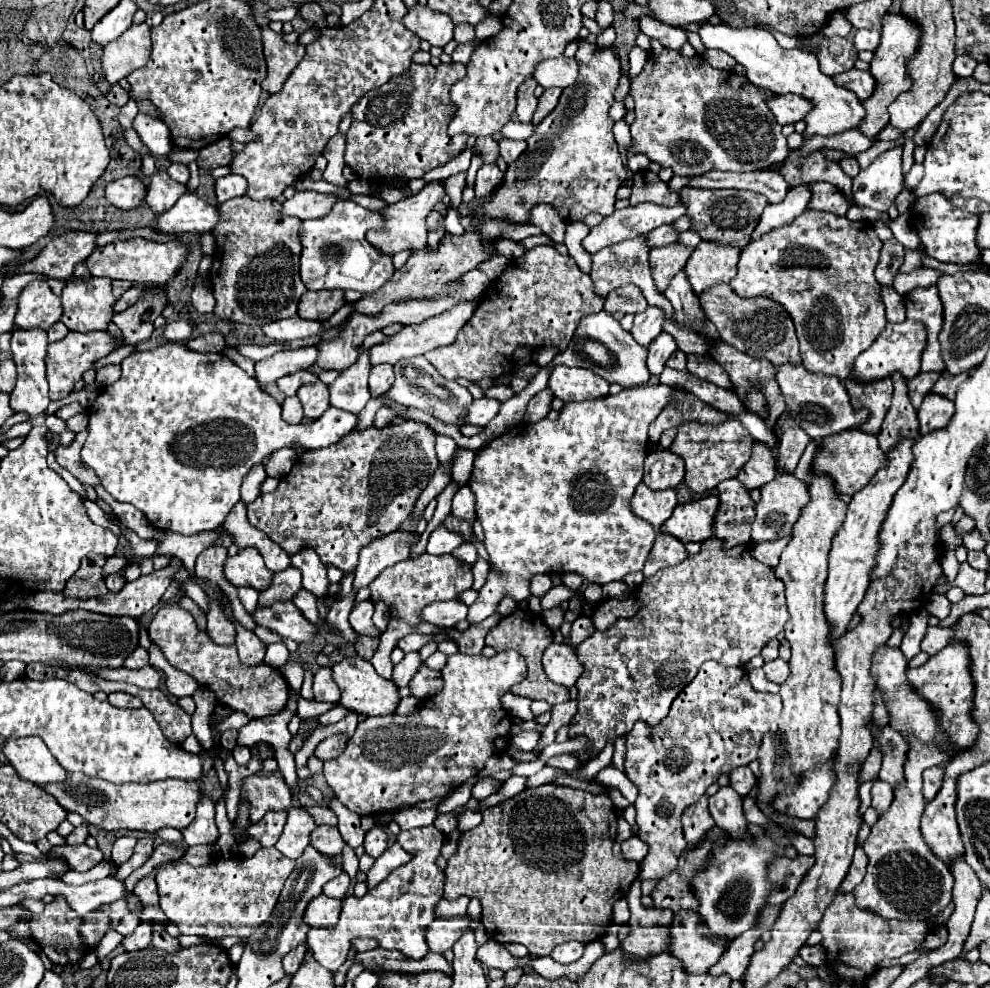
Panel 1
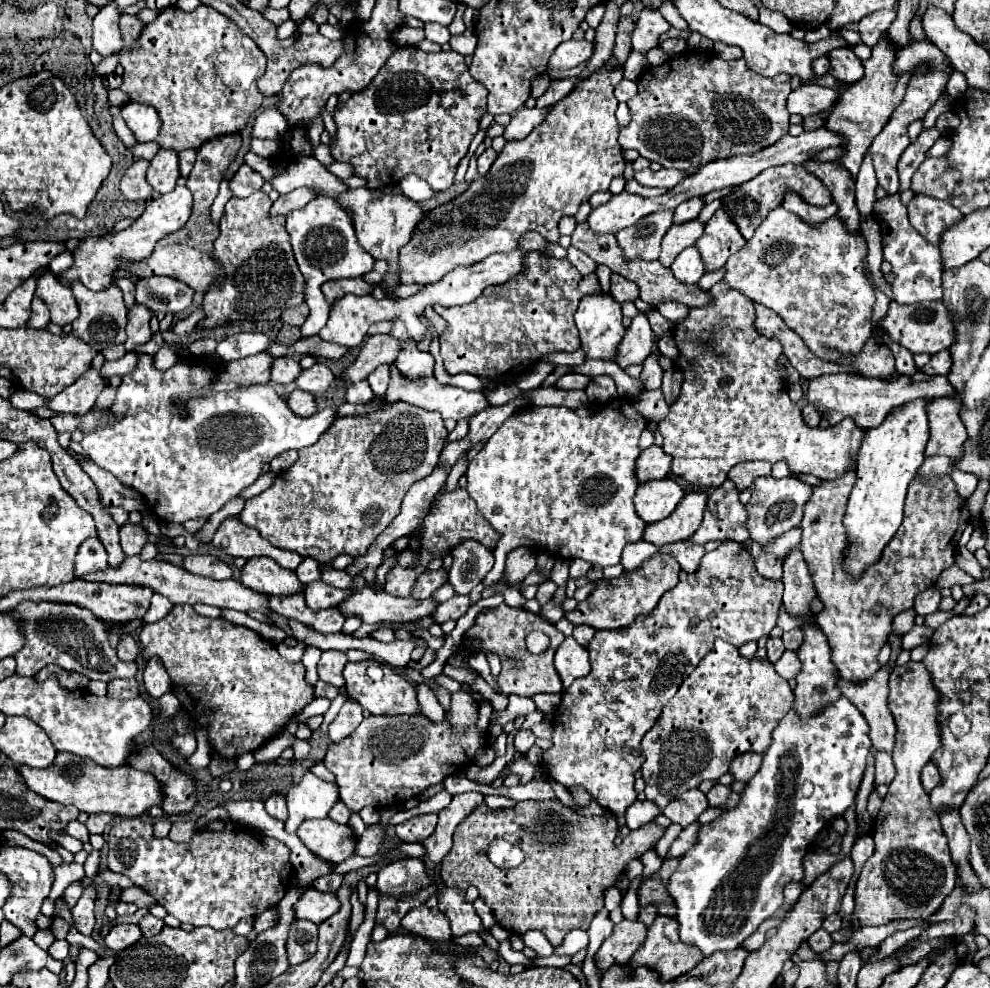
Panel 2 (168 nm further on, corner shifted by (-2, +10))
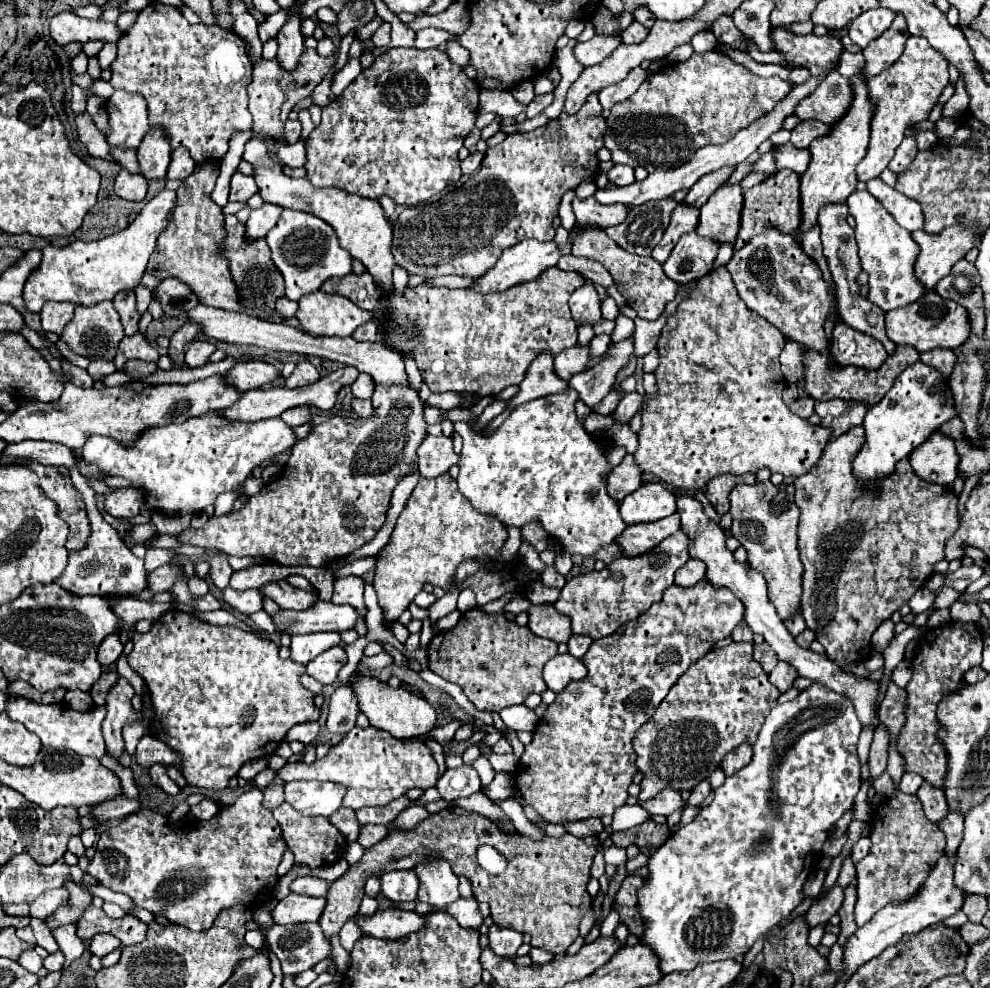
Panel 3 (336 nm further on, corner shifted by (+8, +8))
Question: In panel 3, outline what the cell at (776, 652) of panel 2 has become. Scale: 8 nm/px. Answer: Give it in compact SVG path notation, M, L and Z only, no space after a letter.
M760 643L760 645L754 645L754 661L758 661L758 663L762 665L762 669L764 669L766 673L770 673L770 671L776 667L778 657L776 657L776 653L770 649L770 645Z

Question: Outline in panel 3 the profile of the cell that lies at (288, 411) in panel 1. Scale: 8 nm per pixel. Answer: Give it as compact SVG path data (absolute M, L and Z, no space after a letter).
M302 405L302 407L294 407L294 409L288 409L286 413L282 413L282 419L290 427L296 427L296 425L308 423L312 419L312 413L310 413L310 407L308 405Z

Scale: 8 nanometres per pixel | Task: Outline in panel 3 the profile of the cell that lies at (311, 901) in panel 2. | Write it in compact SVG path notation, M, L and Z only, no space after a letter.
M290 893L272 911L272 919L278 925L290 925L290 923L308 923L308 921L318 921L322 911L324 911L326 899L316 899L316 897L302 897Z

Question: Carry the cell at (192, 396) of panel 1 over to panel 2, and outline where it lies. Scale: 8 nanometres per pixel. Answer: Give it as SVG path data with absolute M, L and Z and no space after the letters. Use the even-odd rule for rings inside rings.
M138 353L138 365L136 365L136 369L134 369L132 373L128 373L128 375L122 377L122 383L120 383L120 387L118 387L118 395L116 395L116 399L114 399L114 403L112 403L112 407L110 407L112 421L108 421L106 425L96 427L94 431L90 431L88 435L84 435L84 439L82 439L82 447L84 447L84 451L88 453L88 457L90 457L98 467L110 471L110 473L112 473L116 479L120 479L124 485L128 485L128 487L140 491L140 493L144 495L144 499L148 501L150 511L152 511L160 521L184 523L184 521L188 521L188 519L200 519L200 517L202 517L202 519L208 519L212 513L220 511L232 497L236 497L240 491L244 491L248 485L252 485L252 483L260 477L264 463L270 463L276 455L280 455L280 453L284 453L284 451L288 451L288 449L296 449L296 451L298 451L298 449L302 449L302 447L308 447L308 445L316 443L316 441L332 427L332 423L338 419L336 407L324 407L324 409L320 409L316 415L310 415L310 417L294 415L294 413L290 411L290 407L286 405L286 401L284 401L270 385L246 385L246 387L242 385L242 387L238 387L238 389L234 389L234 391L212 391L212 385L216 383L216 377L218 377L216 365L208 365L208 363L206 363L204 359L200 359L200 357L190 357L190 359L180 357L180 359L176 361L176 365L172 365L172 367L166 369L166 371L160 371L160 369L156 369L156 365L154 365L154 355ZM182 395L190 395L190 399L180 401L178 397L182 397ZM184 411L186 411L186 417L182 415Z

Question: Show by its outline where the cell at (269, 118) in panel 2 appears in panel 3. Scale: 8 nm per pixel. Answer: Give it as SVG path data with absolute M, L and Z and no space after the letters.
M298 139L294 145L274 145L278 159L288 167L304 167L306 163L306 149L304 139Z

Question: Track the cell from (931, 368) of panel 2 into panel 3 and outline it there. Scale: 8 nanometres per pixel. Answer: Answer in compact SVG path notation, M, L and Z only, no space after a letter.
M934 349L934 351L926 351L926 353L920 353L920 361L938 369L942 375L950 375L952 369L954 369L954 363L956 363L956 355L950 351L950 349Z

